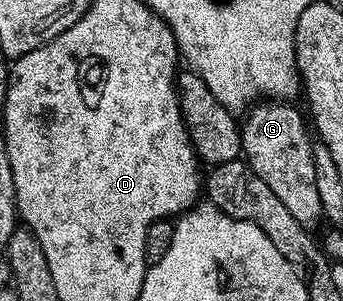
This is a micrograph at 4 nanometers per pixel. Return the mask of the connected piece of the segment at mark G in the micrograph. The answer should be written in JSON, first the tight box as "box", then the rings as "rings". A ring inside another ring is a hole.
{"box":[240,99,324,227],"rings":[[[276,99],[253,104],[242,121],[240,147],[243,160],[248,162],[254,175],[278,195],[286,211],[290,211],[298,223],[313,227],[321,224],[324,215],[322,199],[318,197],[318,186],[314,181],[314,137],[305,114],[300,114],[292,105],[295,104],[281,103]]]}

